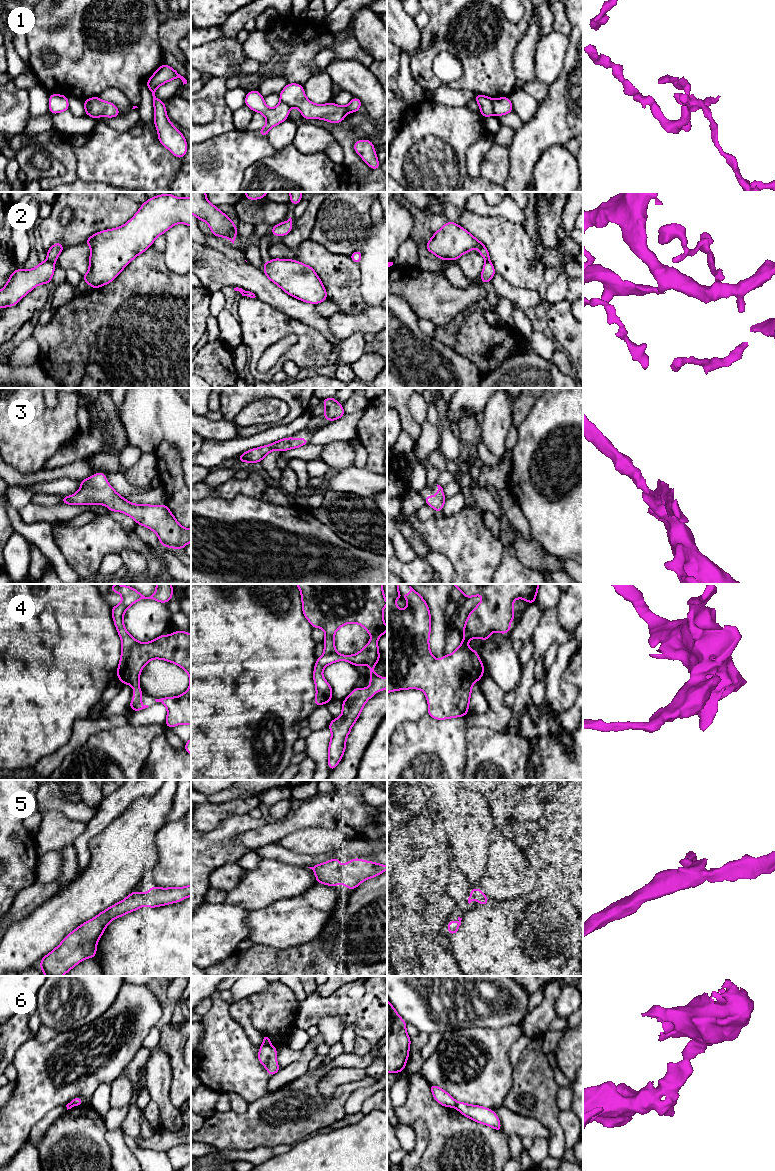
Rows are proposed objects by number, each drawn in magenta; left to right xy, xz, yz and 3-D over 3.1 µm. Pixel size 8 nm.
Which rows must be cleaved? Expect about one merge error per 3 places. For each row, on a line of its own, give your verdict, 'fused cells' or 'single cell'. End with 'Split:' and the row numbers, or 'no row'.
1: fused cells
2: fused cells
3: single cell
4: single cell
5: single cell
6: fused cells
Split: 1, 2, 6

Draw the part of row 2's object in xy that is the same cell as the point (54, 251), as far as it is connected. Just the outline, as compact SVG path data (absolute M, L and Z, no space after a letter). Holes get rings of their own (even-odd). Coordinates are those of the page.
M54 243L47 251L47 261L51 262L53 265L57 261L58 256L64 250L62 243Z

